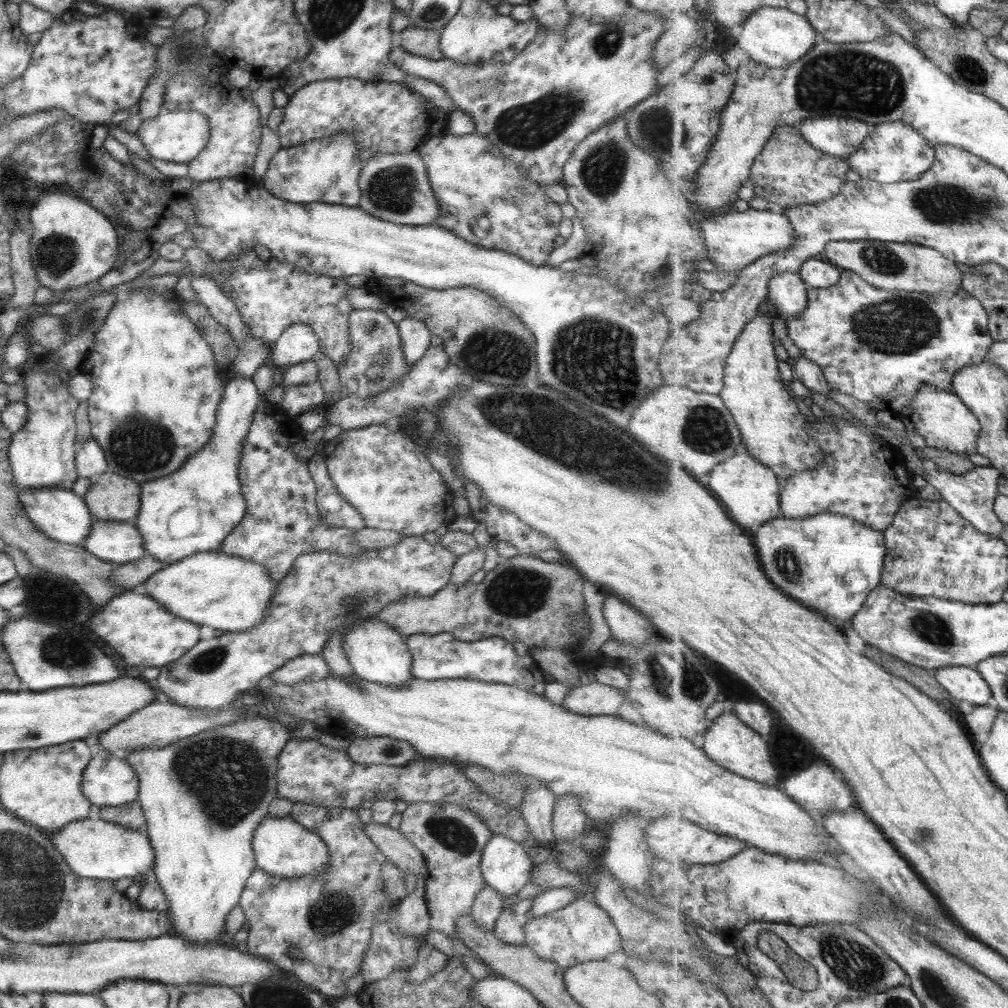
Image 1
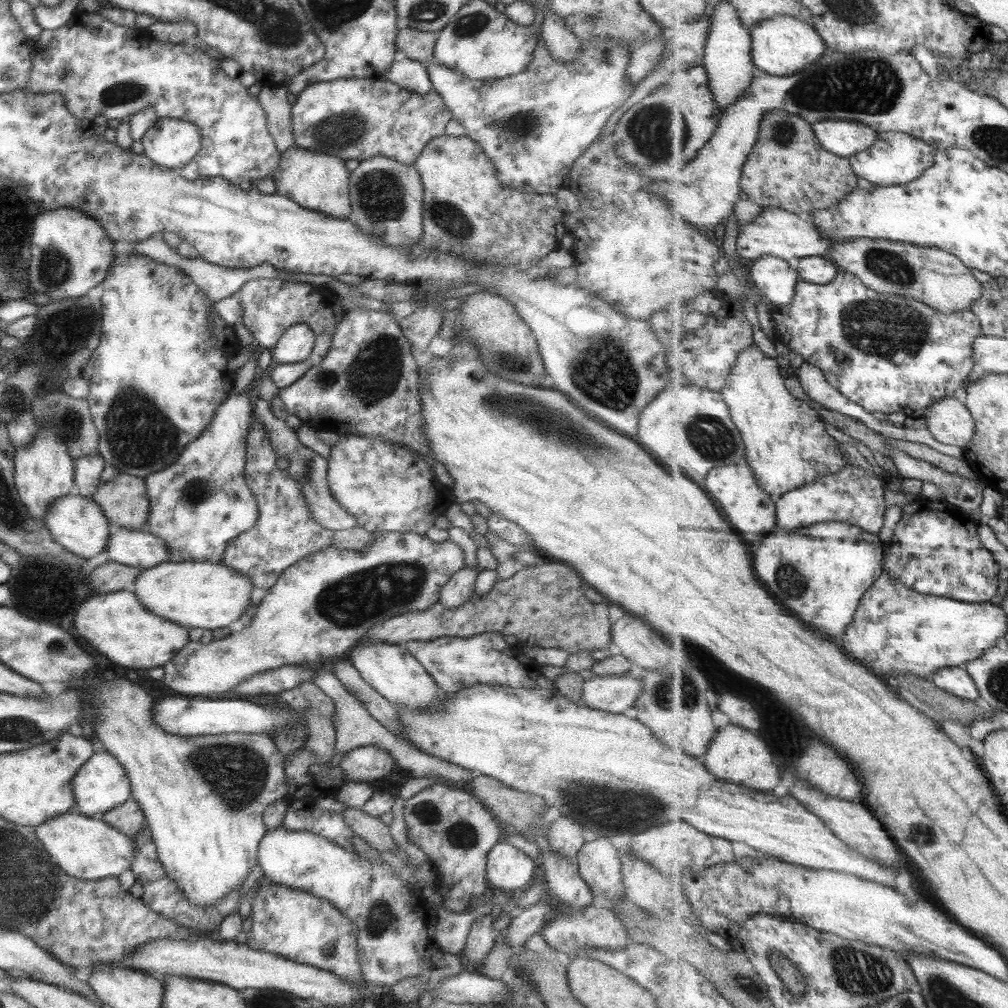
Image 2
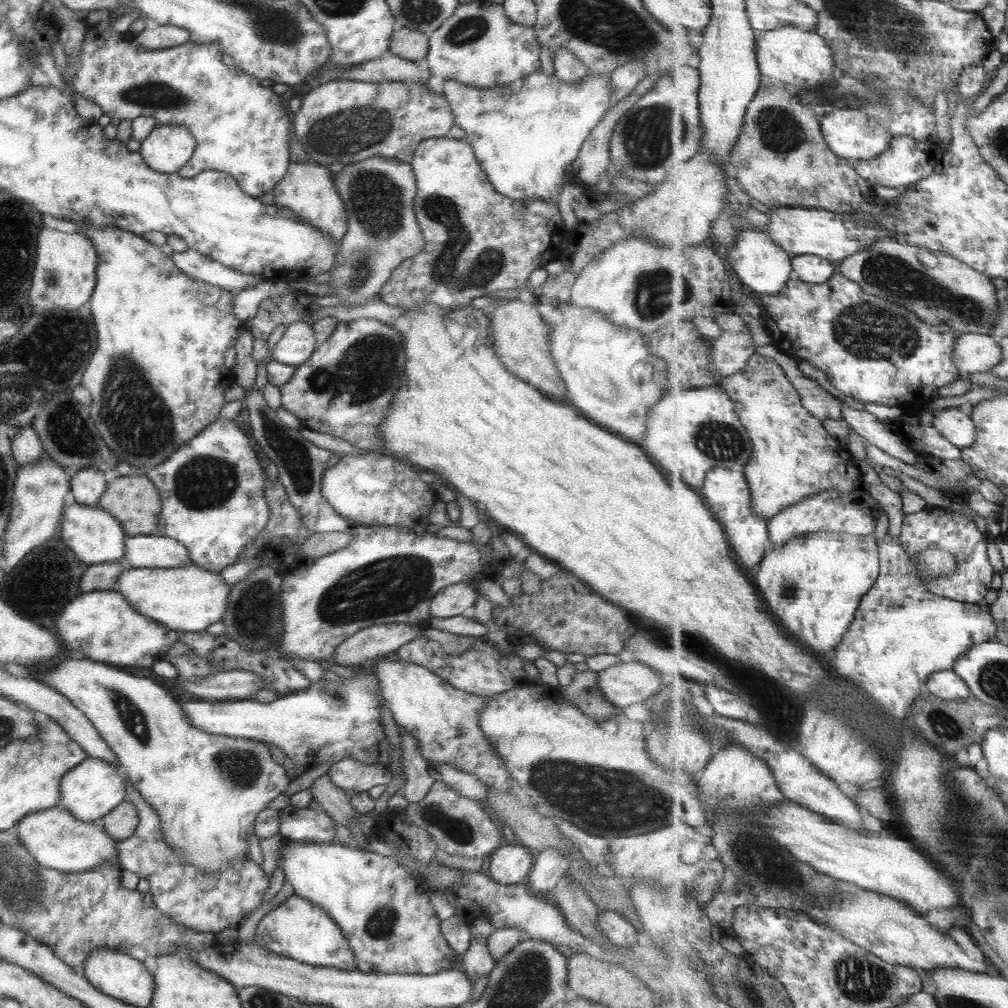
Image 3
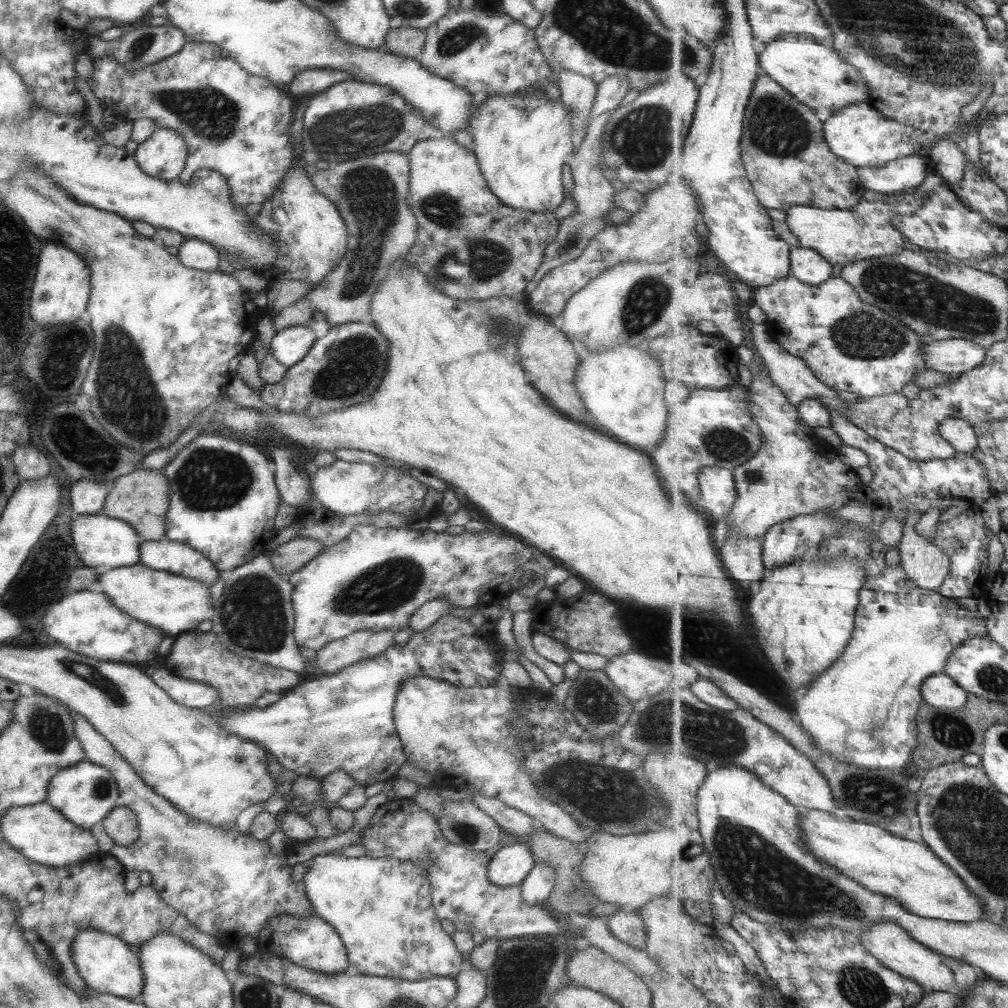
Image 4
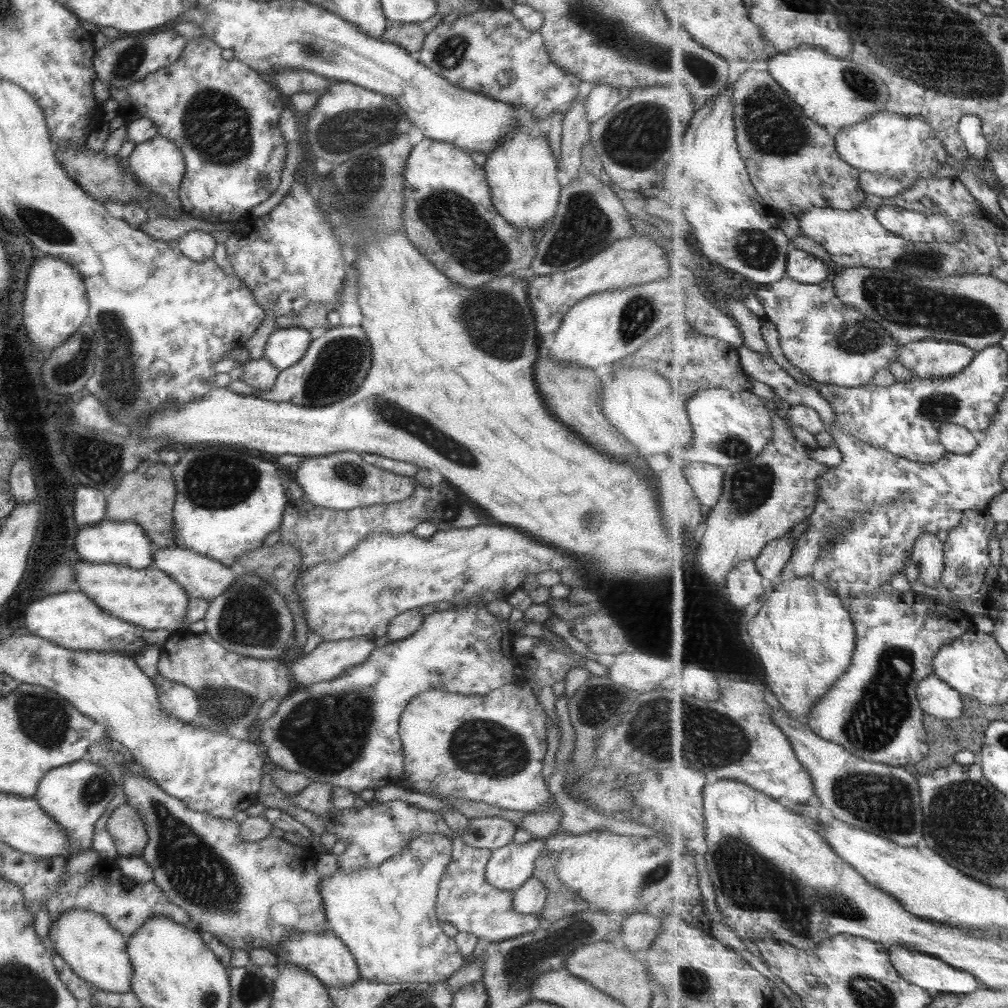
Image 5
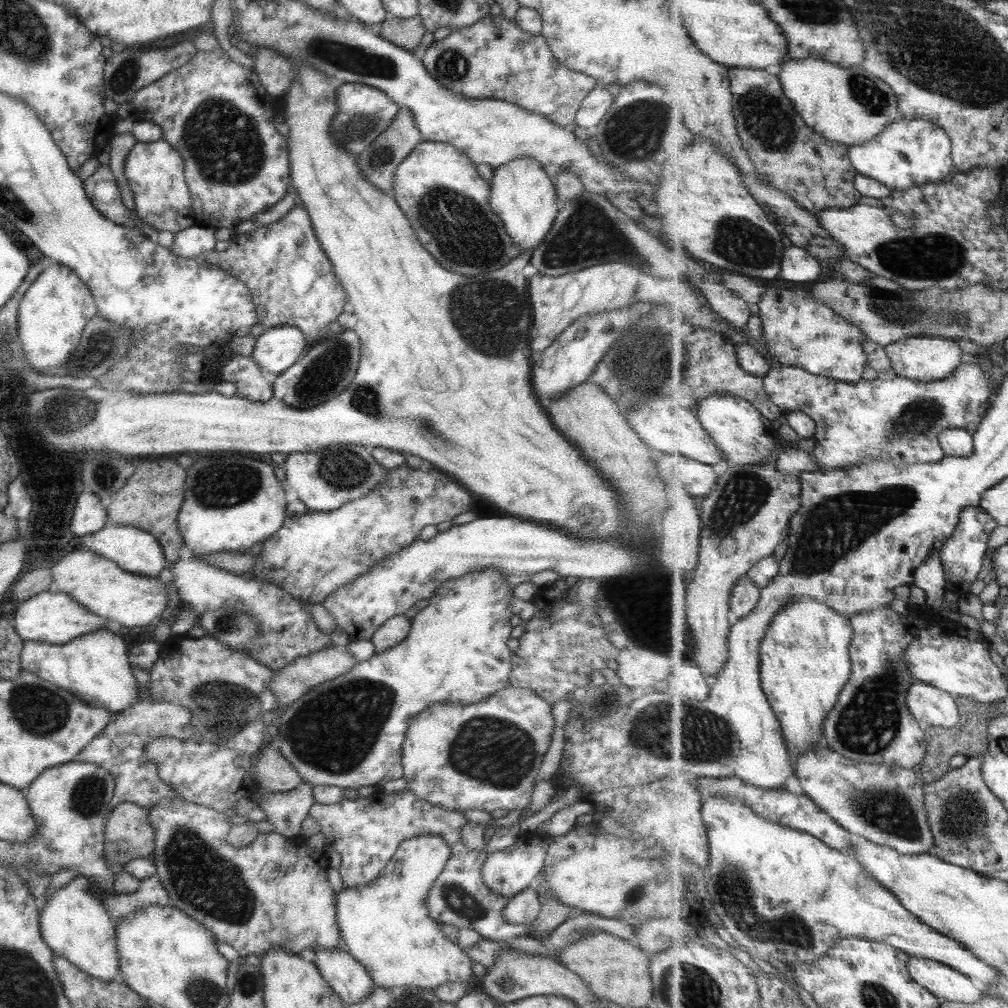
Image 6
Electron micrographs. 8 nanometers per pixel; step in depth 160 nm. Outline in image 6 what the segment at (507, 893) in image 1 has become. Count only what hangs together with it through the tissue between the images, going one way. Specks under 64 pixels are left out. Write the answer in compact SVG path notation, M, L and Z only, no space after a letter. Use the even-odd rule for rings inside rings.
M548 839L528 840L514 843L512 846L501 851L487 852L483 864L481 864L481 882L493 893L499 894L503 899L509 900L521 890L528 888L529 883L540 874Z

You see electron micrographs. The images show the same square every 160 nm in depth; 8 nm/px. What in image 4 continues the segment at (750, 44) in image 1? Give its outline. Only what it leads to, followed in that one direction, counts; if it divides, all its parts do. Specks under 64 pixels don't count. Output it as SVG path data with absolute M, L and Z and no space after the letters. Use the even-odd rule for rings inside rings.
M786 34L775 42L765 43L760 64L773 80L812 109L824 106L837 112L858 102L868 102L871 95L866 78L856 66L847 62L833 45L819 43L807 35Z

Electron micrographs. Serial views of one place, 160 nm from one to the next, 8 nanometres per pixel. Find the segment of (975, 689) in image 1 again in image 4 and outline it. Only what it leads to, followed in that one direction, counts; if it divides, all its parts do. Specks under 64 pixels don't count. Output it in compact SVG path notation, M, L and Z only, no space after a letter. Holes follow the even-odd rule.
M946 672L927 678L922 695L931 706L941 710L959 710L967 702L972 702L971 694Z

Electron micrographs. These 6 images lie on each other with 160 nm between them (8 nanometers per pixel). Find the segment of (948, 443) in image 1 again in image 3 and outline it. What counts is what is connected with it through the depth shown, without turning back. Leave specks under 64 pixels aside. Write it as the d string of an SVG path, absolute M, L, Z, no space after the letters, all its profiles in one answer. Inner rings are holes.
M951 407L935 412L934 426L941 431L943 437L948 438L960 449L973 445L977 438L976 423L961 407Z

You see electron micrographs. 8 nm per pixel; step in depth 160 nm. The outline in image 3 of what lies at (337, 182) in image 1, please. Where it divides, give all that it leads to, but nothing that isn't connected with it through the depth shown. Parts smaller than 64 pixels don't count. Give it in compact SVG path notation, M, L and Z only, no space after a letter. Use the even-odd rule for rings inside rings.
M290 161L281 180L272 188L272 204L284 206L309 226L314 226L332 242L338 243L346 231L346 212L343 201L333 186L333 174L325 166L313 162Z

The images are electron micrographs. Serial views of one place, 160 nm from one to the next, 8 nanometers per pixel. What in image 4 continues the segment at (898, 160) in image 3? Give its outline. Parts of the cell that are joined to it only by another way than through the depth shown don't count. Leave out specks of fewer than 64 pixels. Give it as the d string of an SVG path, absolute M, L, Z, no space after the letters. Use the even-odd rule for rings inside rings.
M913 155L894 160L887 166L858 167L858 173L866 190L893 194L921 186L929 174L930 165L923 155Z

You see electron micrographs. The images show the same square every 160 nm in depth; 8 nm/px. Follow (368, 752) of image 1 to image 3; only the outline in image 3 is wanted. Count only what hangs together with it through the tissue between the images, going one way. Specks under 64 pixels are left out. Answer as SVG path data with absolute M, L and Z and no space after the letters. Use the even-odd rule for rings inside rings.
M342 758L332 763L326 775L337 788L347 792L366 792L390 781L391 774L380 763L364 764L353 758Z

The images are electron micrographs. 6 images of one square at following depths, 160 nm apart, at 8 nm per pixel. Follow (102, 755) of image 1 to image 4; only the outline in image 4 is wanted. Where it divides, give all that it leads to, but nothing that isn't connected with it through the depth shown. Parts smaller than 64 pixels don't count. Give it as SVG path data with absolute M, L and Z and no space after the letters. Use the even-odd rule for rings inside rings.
M81 760L59 770L48 780L44 801L58 810L69 822L88 831L114 807L117 795L116 784L105 767Z

